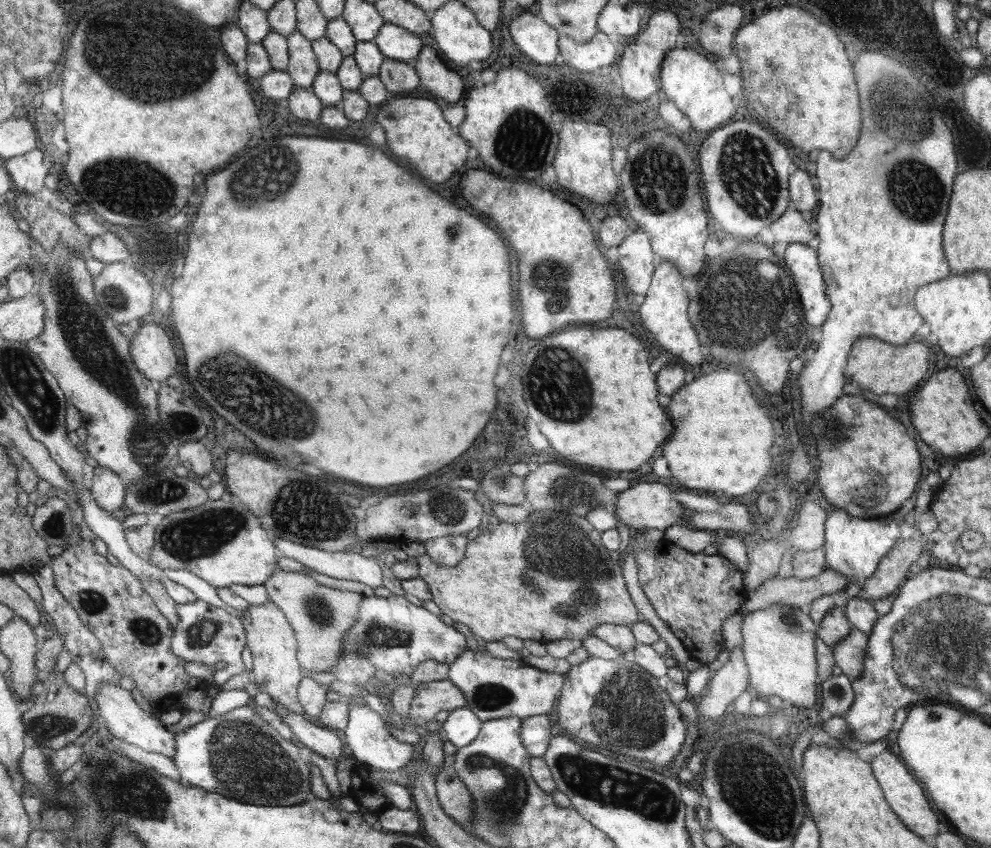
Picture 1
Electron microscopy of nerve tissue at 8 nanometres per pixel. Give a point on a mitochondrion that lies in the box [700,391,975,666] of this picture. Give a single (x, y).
(838, 431)

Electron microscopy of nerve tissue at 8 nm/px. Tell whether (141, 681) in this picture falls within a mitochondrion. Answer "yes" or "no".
no

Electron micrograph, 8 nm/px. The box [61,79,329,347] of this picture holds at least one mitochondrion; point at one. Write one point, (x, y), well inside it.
(133, 189)

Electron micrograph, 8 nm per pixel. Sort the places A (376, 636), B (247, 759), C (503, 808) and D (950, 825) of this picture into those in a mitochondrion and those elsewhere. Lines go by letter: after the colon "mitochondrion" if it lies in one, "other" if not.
A: mitochondrion
B: mitochondrion
C: mitochondrion
D: other

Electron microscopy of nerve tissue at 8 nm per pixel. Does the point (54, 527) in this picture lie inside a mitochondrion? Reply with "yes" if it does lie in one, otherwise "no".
yes

